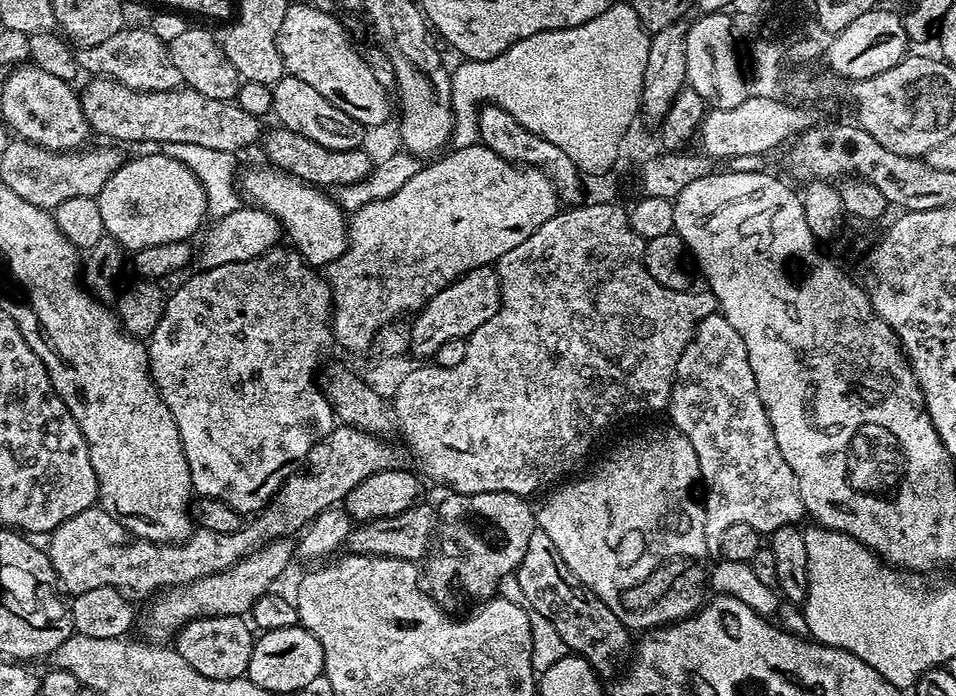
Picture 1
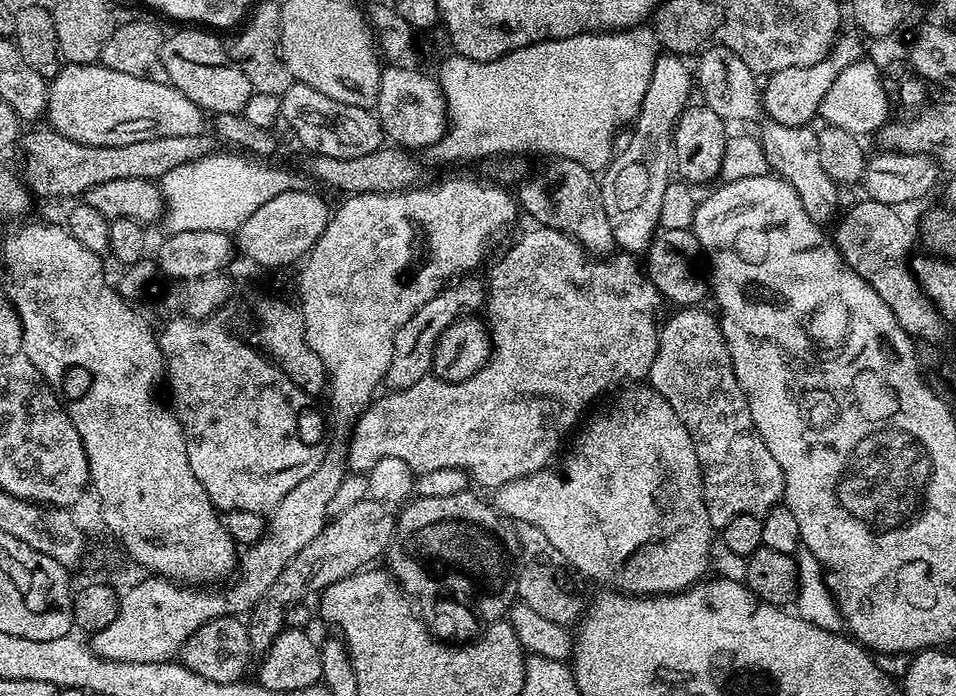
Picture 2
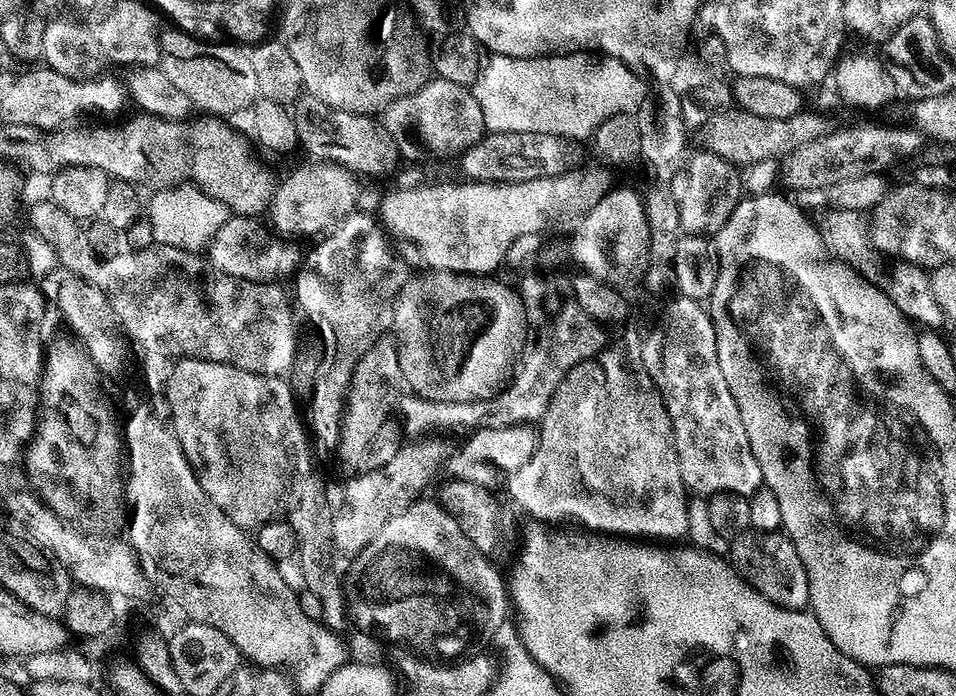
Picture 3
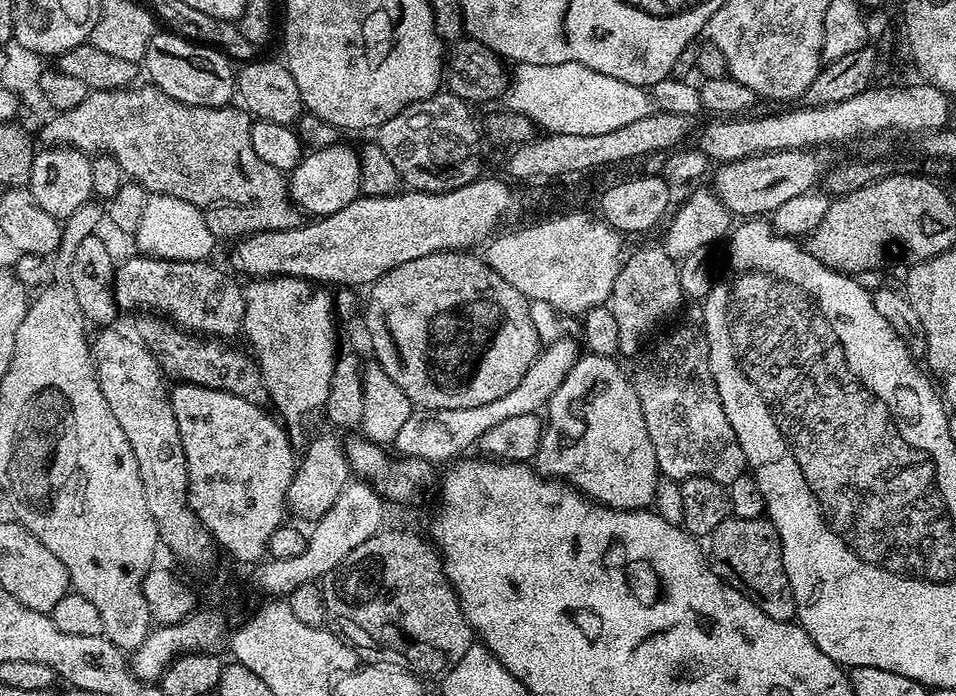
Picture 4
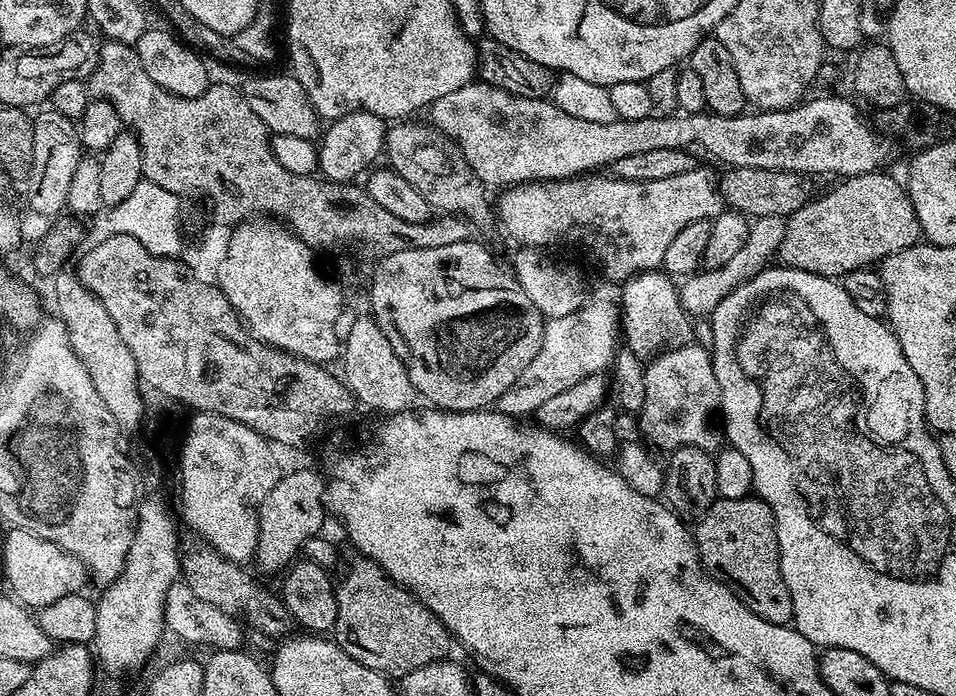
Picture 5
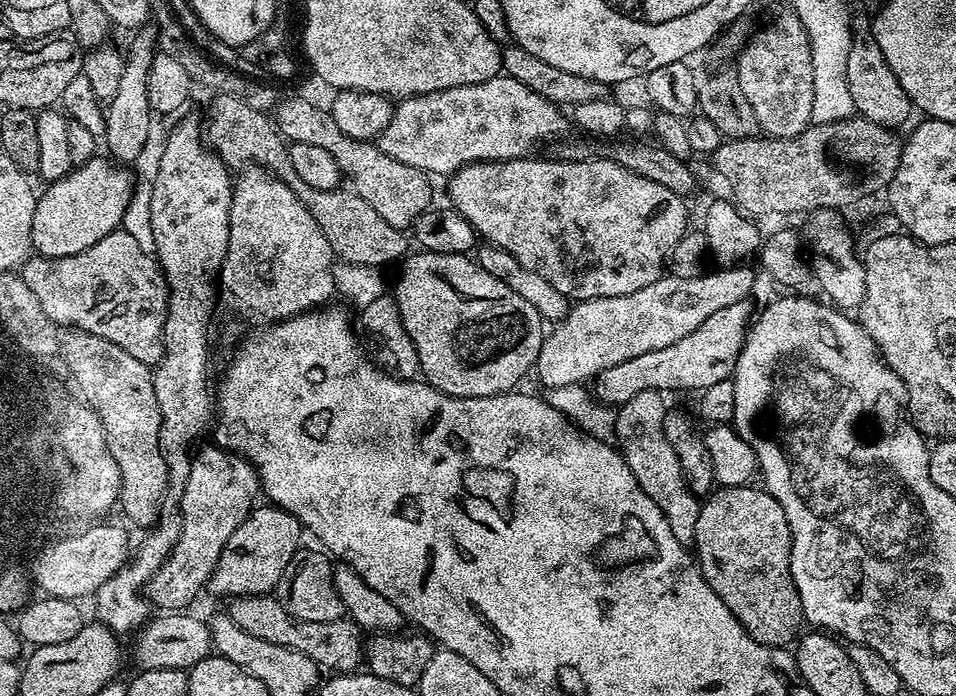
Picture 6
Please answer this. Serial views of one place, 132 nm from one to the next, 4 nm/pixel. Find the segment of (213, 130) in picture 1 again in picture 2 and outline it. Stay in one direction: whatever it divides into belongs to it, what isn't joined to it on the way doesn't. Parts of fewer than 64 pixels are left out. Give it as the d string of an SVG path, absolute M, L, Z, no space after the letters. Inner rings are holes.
M65 63L61 67L60 73L56 75L48 85L48 111L46 120L52 131L58 135L65 136L74 142L84 143L86 146L94 147L112 147L126 146L127 143L141 142L154 138L171 138L185 137L186 135L205 135L204 119L206 113L203 108L199 108L194 102L190 102L190 98L186 98L186 94L182 94L173 84L162 82L150 82L146 78L134 78L134 74L122 74L119 70L110 70L105 64L69 64Z

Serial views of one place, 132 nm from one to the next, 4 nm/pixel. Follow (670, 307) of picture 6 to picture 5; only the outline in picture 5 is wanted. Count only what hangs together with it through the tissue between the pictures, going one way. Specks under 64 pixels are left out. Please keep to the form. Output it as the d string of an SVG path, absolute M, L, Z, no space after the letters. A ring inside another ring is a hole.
M758 216L749 223L746 242L738 255L730 258L726 266L718 266L701 270L685 279L679 285L681 306L692 318L707 317L718 306L723 296L727 296L741 280L749 280L757 276L762 269L773 263L774 257L779 253L782 236L786 234L786 220L783 216ZM596 300L593 304L592 301L585 302L578 310L574 310L574 314L548 320L542 334L542 346L538 346L538 354L534 354L534 362L530 362L530 366L526 366L526 370L518 374L518 382L514 382L514 386L510 386L510 390L506 390L506 394L496 400L495 411L513 418L531 417L538 410L538 406L542 406L542 402L547 402L551 396L562 394L562 390L570 390L574 382L582 382L582 378L590 374L604 372L618 351L616 339L618 342L622 336L621 309L613 301L612 304L608 300Z

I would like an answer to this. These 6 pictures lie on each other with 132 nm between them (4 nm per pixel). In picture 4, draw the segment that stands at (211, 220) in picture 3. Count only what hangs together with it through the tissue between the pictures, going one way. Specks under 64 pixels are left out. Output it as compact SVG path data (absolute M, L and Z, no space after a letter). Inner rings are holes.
M159 194L149 195L146 208L142 210L142 218L138 222L138 230L134 233L134 240L137 253L182 262L208 260L212 247L218 244L210 226L206 226L204 215L194 206L190 206L190 202L182 202L182 198Z

